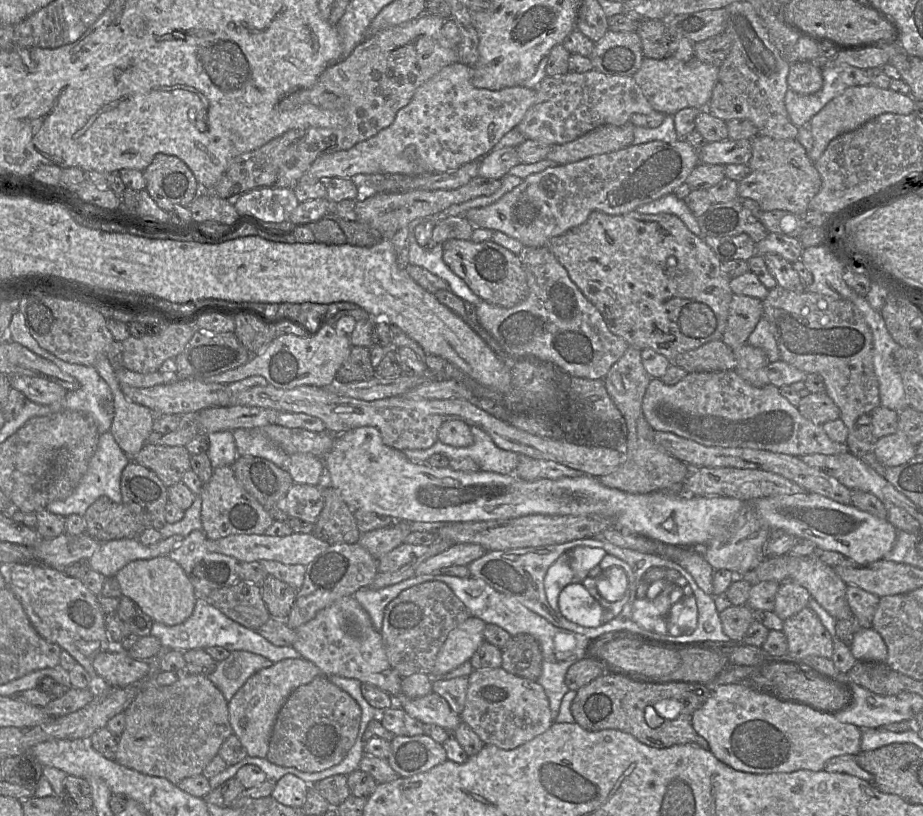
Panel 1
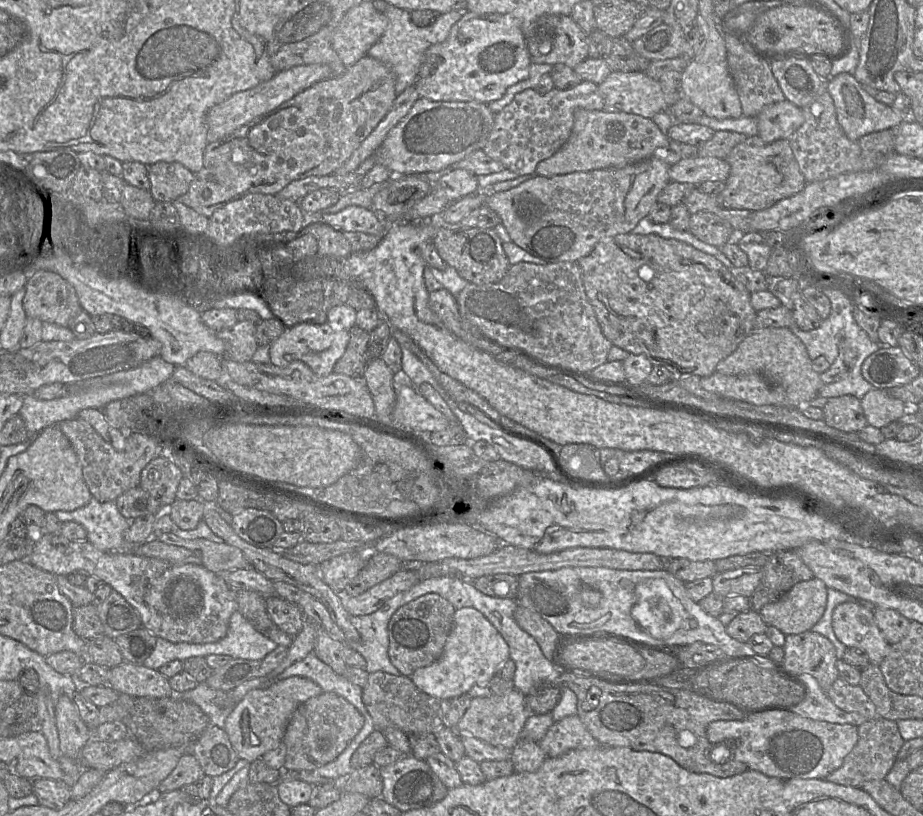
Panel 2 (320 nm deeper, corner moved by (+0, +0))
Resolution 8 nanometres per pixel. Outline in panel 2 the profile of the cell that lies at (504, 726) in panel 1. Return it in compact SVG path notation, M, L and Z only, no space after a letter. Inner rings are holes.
M514 689L504 696L474 697L464 716L454 728L458 735L472 735L493 746L513 749L530 713L526 708L526 696Z

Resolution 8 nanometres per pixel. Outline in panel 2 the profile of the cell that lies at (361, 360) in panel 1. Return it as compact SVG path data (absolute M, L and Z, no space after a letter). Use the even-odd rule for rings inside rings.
M357 325L348 331L350 340L344 354L334 365L333 372L353 378L362 378L368 364L369 333Z

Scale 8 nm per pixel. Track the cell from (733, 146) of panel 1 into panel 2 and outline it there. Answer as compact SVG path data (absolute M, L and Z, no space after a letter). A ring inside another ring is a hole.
M716 157L682 158L669 168L670 181L699 185L705 181L725 182L730 173L726 159Z

